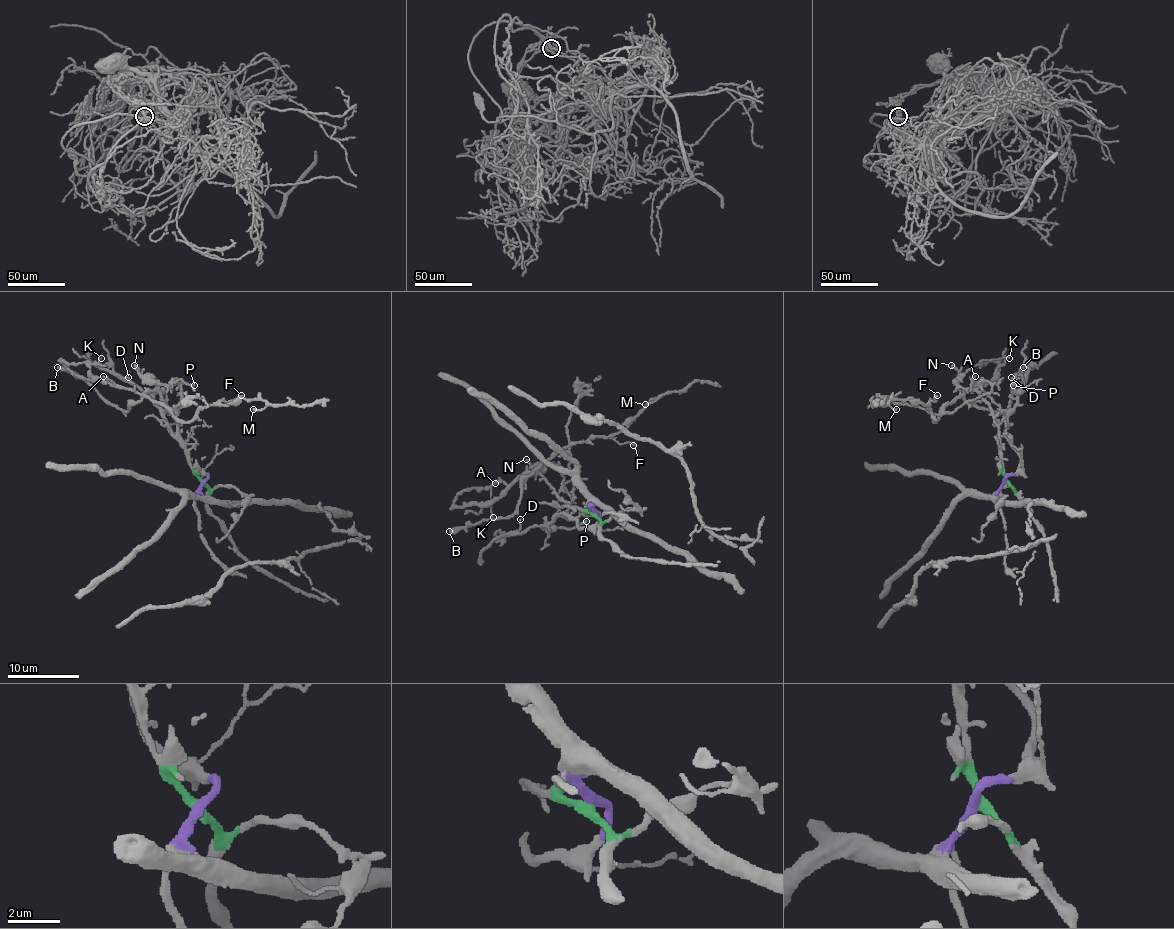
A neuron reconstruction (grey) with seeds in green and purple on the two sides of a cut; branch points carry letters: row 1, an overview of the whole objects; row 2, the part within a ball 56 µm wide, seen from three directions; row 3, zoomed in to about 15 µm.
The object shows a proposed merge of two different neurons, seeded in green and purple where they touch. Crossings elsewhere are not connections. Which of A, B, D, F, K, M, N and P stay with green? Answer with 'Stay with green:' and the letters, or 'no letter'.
Stay with green: A, B, F, K, M

